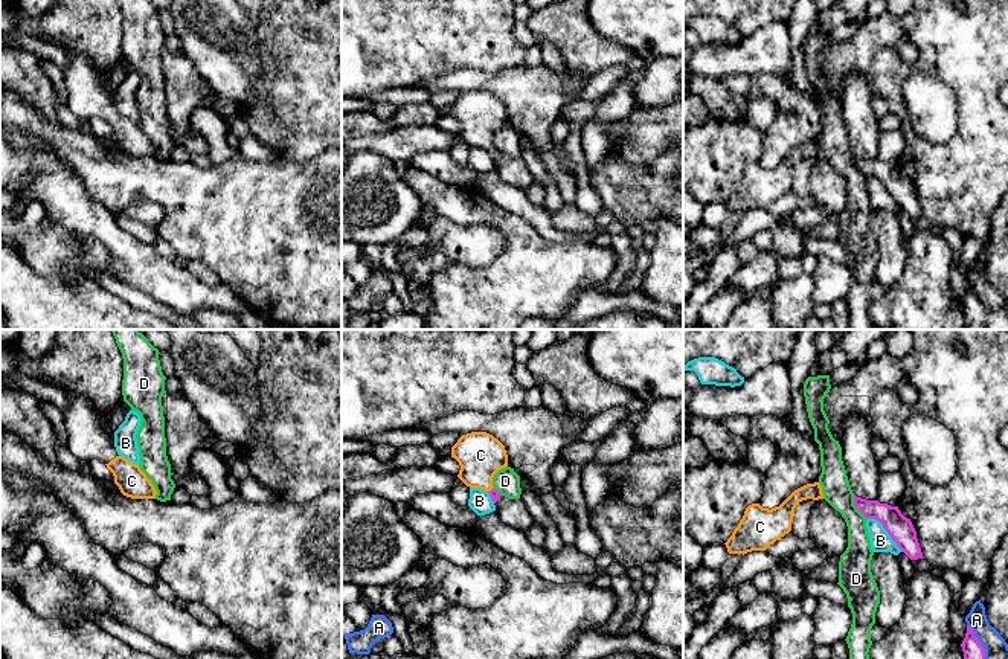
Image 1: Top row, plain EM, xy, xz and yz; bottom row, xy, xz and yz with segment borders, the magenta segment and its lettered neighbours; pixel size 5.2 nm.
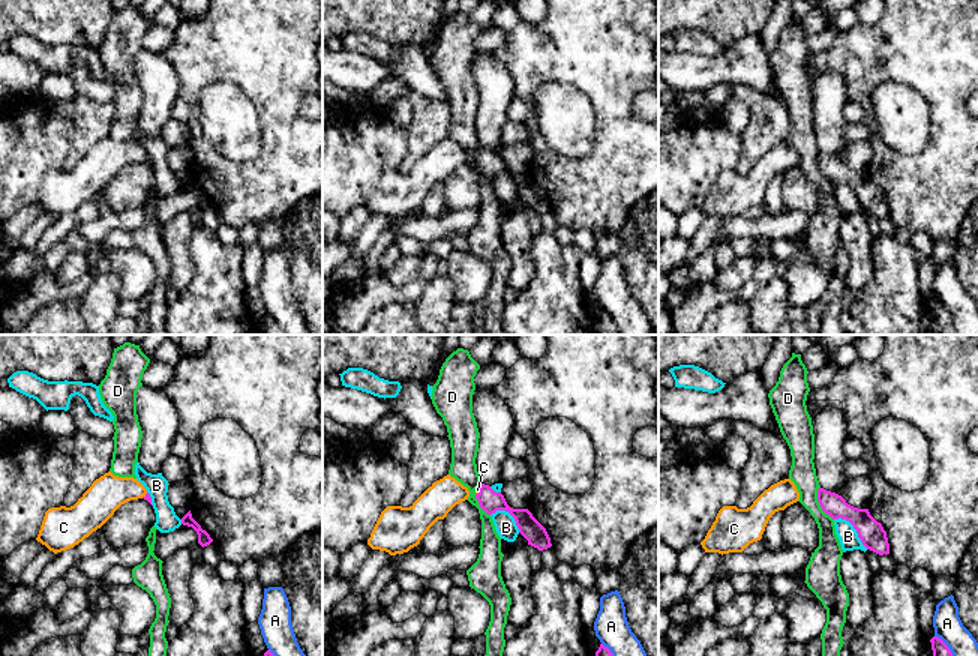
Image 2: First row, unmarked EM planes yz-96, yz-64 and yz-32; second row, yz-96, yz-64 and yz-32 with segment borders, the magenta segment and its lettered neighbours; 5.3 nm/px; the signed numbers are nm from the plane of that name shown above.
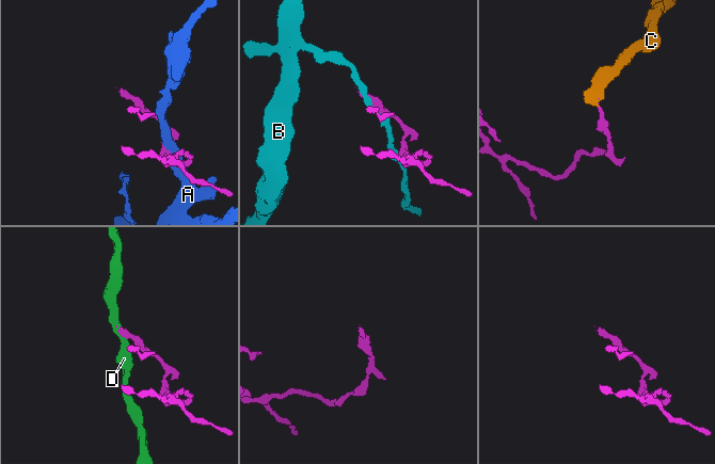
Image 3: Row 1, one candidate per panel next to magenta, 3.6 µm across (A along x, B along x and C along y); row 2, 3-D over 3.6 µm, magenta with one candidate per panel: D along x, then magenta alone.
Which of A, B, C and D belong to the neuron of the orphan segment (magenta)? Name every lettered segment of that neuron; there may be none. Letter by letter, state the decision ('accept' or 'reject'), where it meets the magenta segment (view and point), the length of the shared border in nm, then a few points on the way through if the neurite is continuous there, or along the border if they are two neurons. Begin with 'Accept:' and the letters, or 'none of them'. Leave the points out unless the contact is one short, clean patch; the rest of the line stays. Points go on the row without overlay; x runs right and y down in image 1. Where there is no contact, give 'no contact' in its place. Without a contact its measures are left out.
Accept: C
A: reject | yz (982, 305) | 260 nm | along yz (967, 282), (984, 308), (984, 328)
B: reject | yz (886, 188) | 260 nm
C: accept | xz (491, 148) | 40 nm | across xz (494, 153), (491, 148), (481, 135), (481, 113)
D: reject | yz (856, 163) | 150 nm | along yz (853, 153), (853, 162), (866, 177)

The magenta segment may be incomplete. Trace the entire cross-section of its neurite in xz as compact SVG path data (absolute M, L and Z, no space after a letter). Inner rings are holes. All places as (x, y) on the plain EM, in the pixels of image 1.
M471 90L451 105L451 116L461 124L457 136L470 146L488 149L496 162L502 153L493 145L493 136L508 125L505 104L486 90Z

